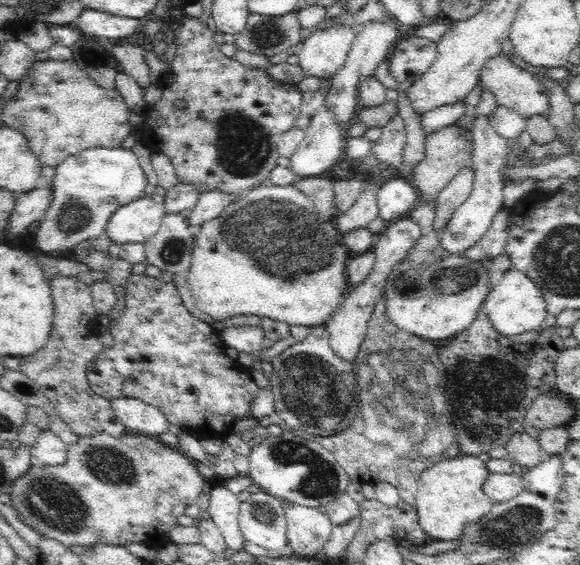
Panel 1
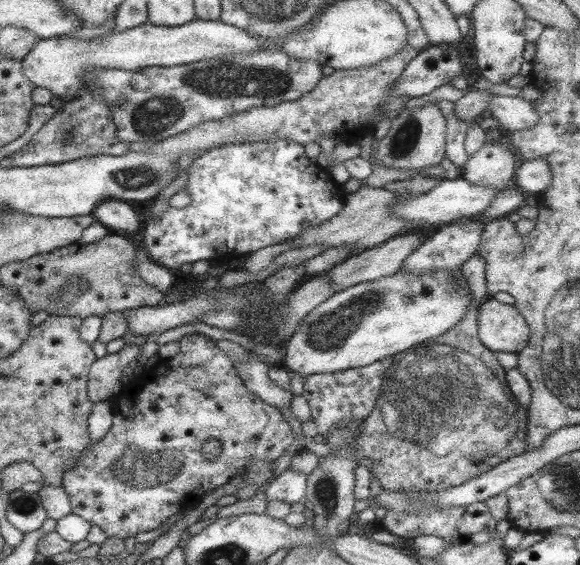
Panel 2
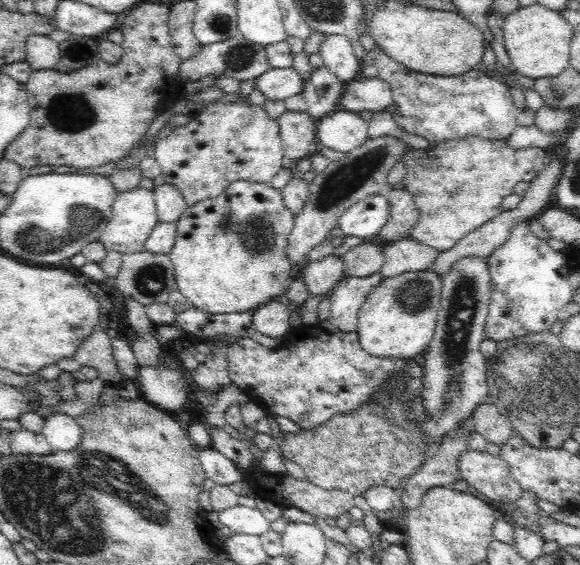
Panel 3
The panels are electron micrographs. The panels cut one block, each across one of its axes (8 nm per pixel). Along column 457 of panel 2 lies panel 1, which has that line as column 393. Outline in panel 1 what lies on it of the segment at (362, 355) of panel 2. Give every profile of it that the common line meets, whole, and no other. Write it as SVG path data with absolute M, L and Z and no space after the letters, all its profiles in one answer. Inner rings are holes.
M435 200L417 204L407 217L421 226L422 234L385 280L386 316L400 330L426 341L449 339L473 326L493 285L482 262L444 252L438 245L433 230Z

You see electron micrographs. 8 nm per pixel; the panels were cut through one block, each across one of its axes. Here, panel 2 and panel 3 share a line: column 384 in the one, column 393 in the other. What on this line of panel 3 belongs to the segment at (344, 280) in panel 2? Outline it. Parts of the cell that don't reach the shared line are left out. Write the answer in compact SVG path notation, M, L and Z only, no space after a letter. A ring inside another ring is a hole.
M412 237L382 245L384 264L380 270L382 278L393 277L404 272L426 270L434 264L440 251L414 241Z

